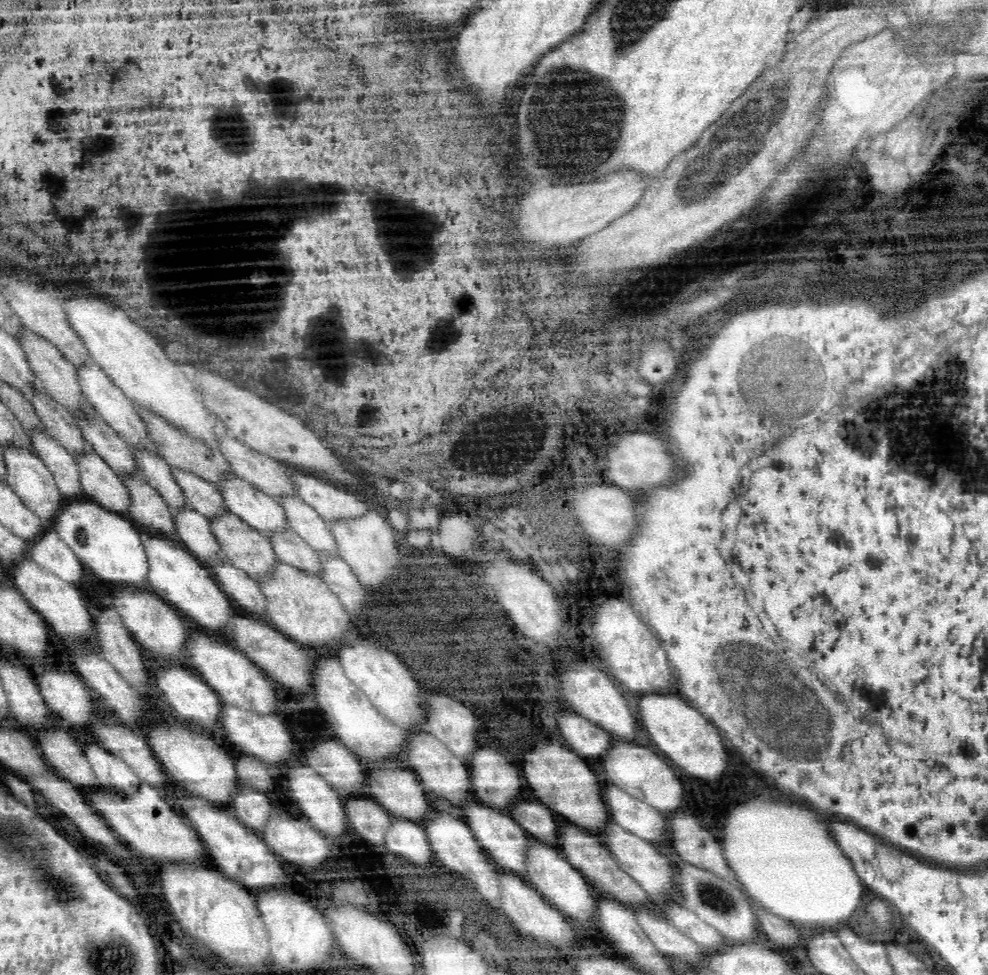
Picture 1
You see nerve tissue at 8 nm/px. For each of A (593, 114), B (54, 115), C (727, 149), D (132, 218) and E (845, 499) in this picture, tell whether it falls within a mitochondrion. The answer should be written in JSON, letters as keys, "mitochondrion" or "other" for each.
{"A":"mitochondrion","B":"other","C":"mitochondrion","D":"other","E":"other"}

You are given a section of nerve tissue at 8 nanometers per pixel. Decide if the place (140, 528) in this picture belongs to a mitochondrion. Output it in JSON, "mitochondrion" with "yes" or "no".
{"mitochondrion":"no"}

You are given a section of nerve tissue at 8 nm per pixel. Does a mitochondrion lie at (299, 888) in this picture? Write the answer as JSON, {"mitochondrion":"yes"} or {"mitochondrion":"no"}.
{"mitochondrion":"no"}

